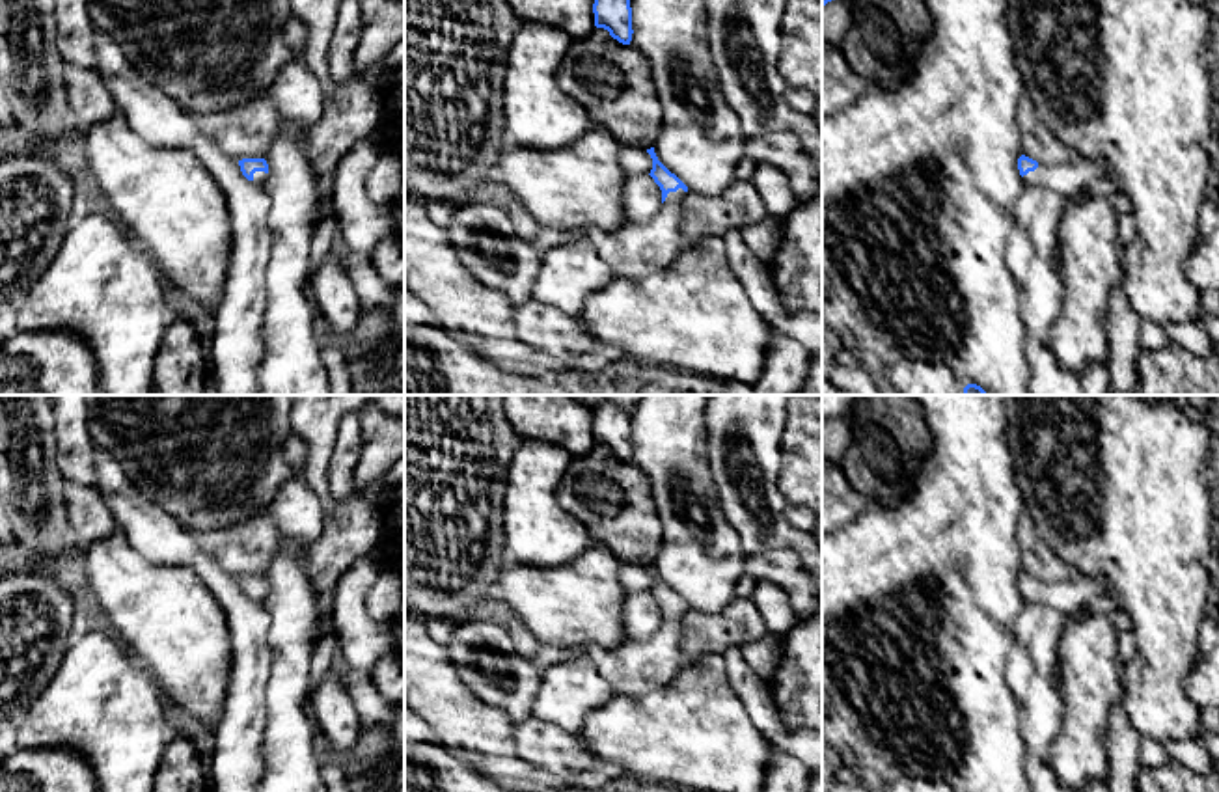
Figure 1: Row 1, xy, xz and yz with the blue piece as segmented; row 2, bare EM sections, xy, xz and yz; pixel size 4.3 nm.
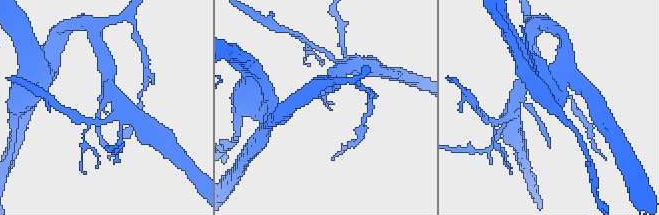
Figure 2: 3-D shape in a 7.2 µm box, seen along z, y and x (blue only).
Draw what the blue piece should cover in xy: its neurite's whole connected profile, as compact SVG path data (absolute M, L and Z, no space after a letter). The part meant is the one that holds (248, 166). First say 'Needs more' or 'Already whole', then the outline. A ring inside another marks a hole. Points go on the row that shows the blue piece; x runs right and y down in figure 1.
Needs more. M242 158L239 160L240 171L248 181L263 184L268 175L268 164L265 158Z

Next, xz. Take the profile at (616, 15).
Already whole. M595 0L595 26L610 32L623 45L632 41L632 7L630 0Z

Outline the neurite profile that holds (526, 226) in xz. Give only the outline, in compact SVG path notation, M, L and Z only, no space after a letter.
M511 201L505 205L507 218L514 229L514 237L527 242L539 252L548 252L550 248L580 242L587 239L587 229L554 229L542 225L522 203Z

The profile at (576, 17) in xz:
M507 0L516 17L563 28L572 39L585 39L595 32L595 0Z

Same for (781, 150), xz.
M794 132L746 140L744 155L781 170L792 183L796 205L815 198L822 188L822 168L801 151L800 136Z

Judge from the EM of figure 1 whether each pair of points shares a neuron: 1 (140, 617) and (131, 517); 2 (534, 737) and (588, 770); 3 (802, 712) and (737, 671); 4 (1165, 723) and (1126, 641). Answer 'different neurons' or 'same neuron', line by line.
1: different neurons
2: same neuron
3: different neurons
4: different neurons

